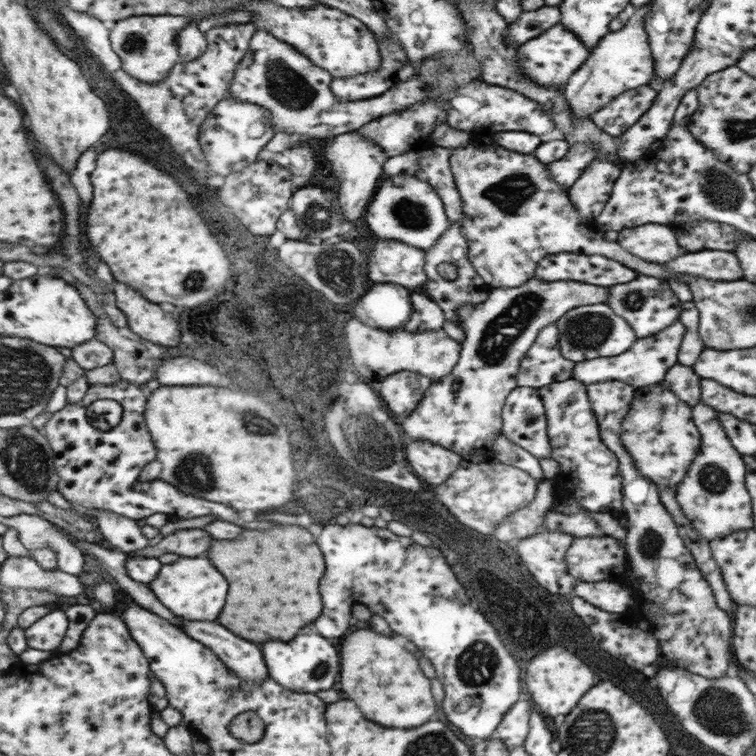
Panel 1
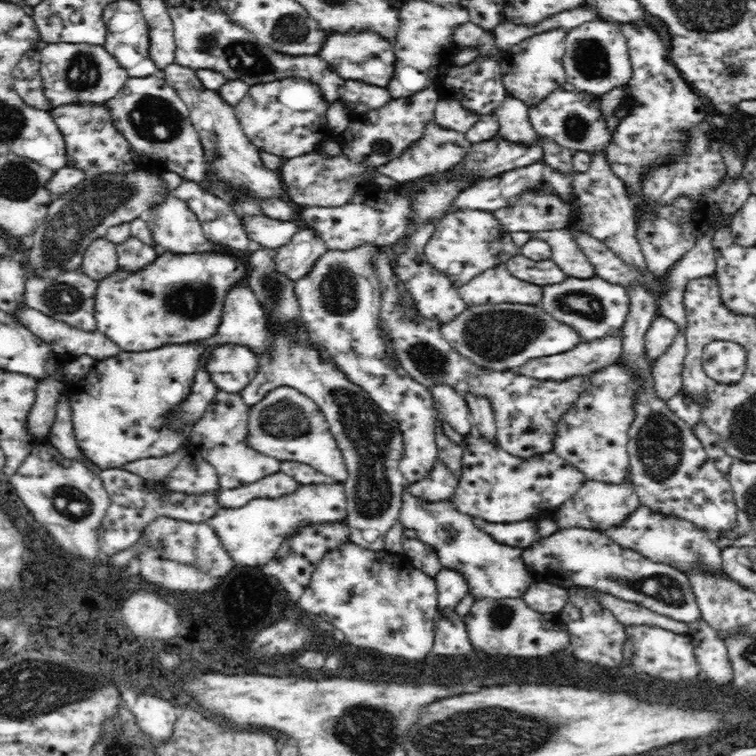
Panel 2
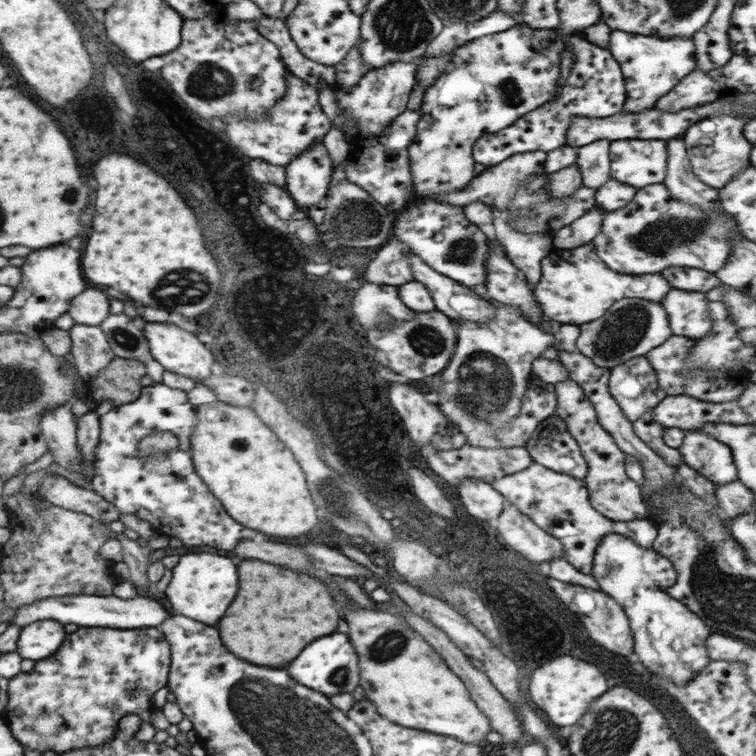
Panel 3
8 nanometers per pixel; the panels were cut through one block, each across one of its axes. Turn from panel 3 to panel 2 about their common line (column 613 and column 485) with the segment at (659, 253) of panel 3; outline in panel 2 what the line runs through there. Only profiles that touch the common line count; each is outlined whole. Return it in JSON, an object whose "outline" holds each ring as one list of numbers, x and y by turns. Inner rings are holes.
{"outline":[[458,210,454,214,446,214,442,222,436,226,434,236,424,246,424,258,436,270,446,274,456,288,462,288,478,274,486,272,488,268,504,266,510,258,520,256,522,248,512,242,512,232,504,230,496,212,482,212,482,210]]}

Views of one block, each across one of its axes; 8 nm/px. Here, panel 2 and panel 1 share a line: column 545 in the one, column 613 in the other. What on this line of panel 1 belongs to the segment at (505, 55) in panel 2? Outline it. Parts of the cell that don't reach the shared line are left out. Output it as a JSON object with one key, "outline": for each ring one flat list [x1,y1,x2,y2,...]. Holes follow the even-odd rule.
{"outline":[[647,6,637,8,621,30,609,32,597,44,597,48,585,60,585,66,579,68,575,74,571,74,567,84,561,88,563,98,567,100,575,122,591,120,597,110,607,106,619,94,627,90,635,90,639,86,647,86,651,82,653,56,645,32,645,16,647,16]]}

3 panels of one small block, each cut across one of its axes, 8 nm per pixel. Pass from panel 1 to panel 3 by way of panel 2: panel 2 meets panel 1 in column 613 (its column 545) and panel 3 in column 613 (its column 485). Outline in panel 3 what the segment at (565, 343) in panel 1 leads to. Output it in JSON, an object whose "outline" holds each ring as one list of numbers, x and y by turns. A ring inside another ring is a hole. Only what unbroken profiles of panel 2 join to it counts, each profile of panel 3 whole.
{"outline":[[639,298,619,300,617,304,613,304,613,308,609,308,609,314,601,316,591,324,579,326,579,338,575,342,577,346,575,350,581,352,585,358,591,358,595,366,609,370,621,366,631,358,649,354,653,348,659,348,661,344,665,344,665,340,669,340,669,336,673,336,669,314,665,312,665,306,663,308,661,306,663,304,659,302]]}

